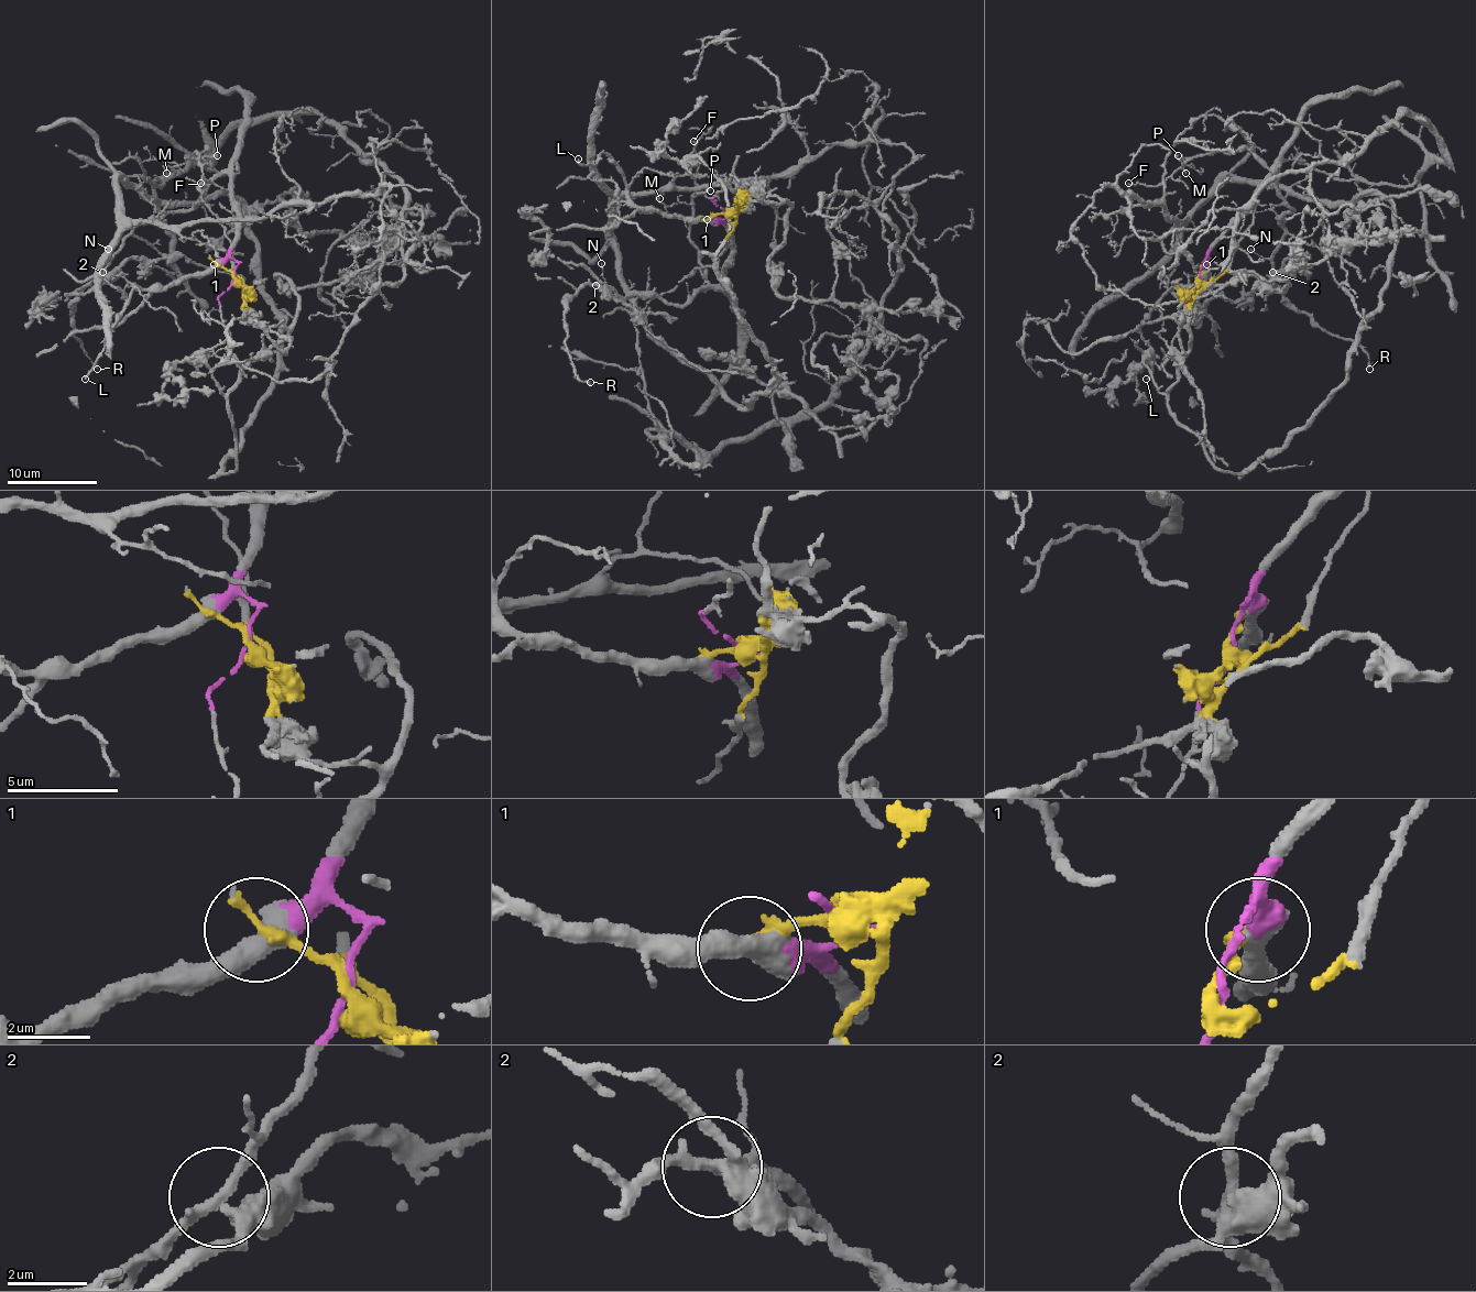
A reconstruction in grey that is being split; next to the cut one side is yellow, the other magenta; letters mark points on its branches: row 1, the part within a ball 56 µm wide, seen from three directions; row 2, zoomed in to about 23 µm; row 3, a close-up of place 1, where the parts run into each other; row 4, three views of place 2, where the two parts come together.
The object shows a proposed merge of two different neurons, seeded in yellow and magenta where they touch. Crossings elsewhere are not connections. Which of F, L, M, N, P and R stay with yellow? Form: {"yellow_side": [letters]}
{"yellow_side": []}

